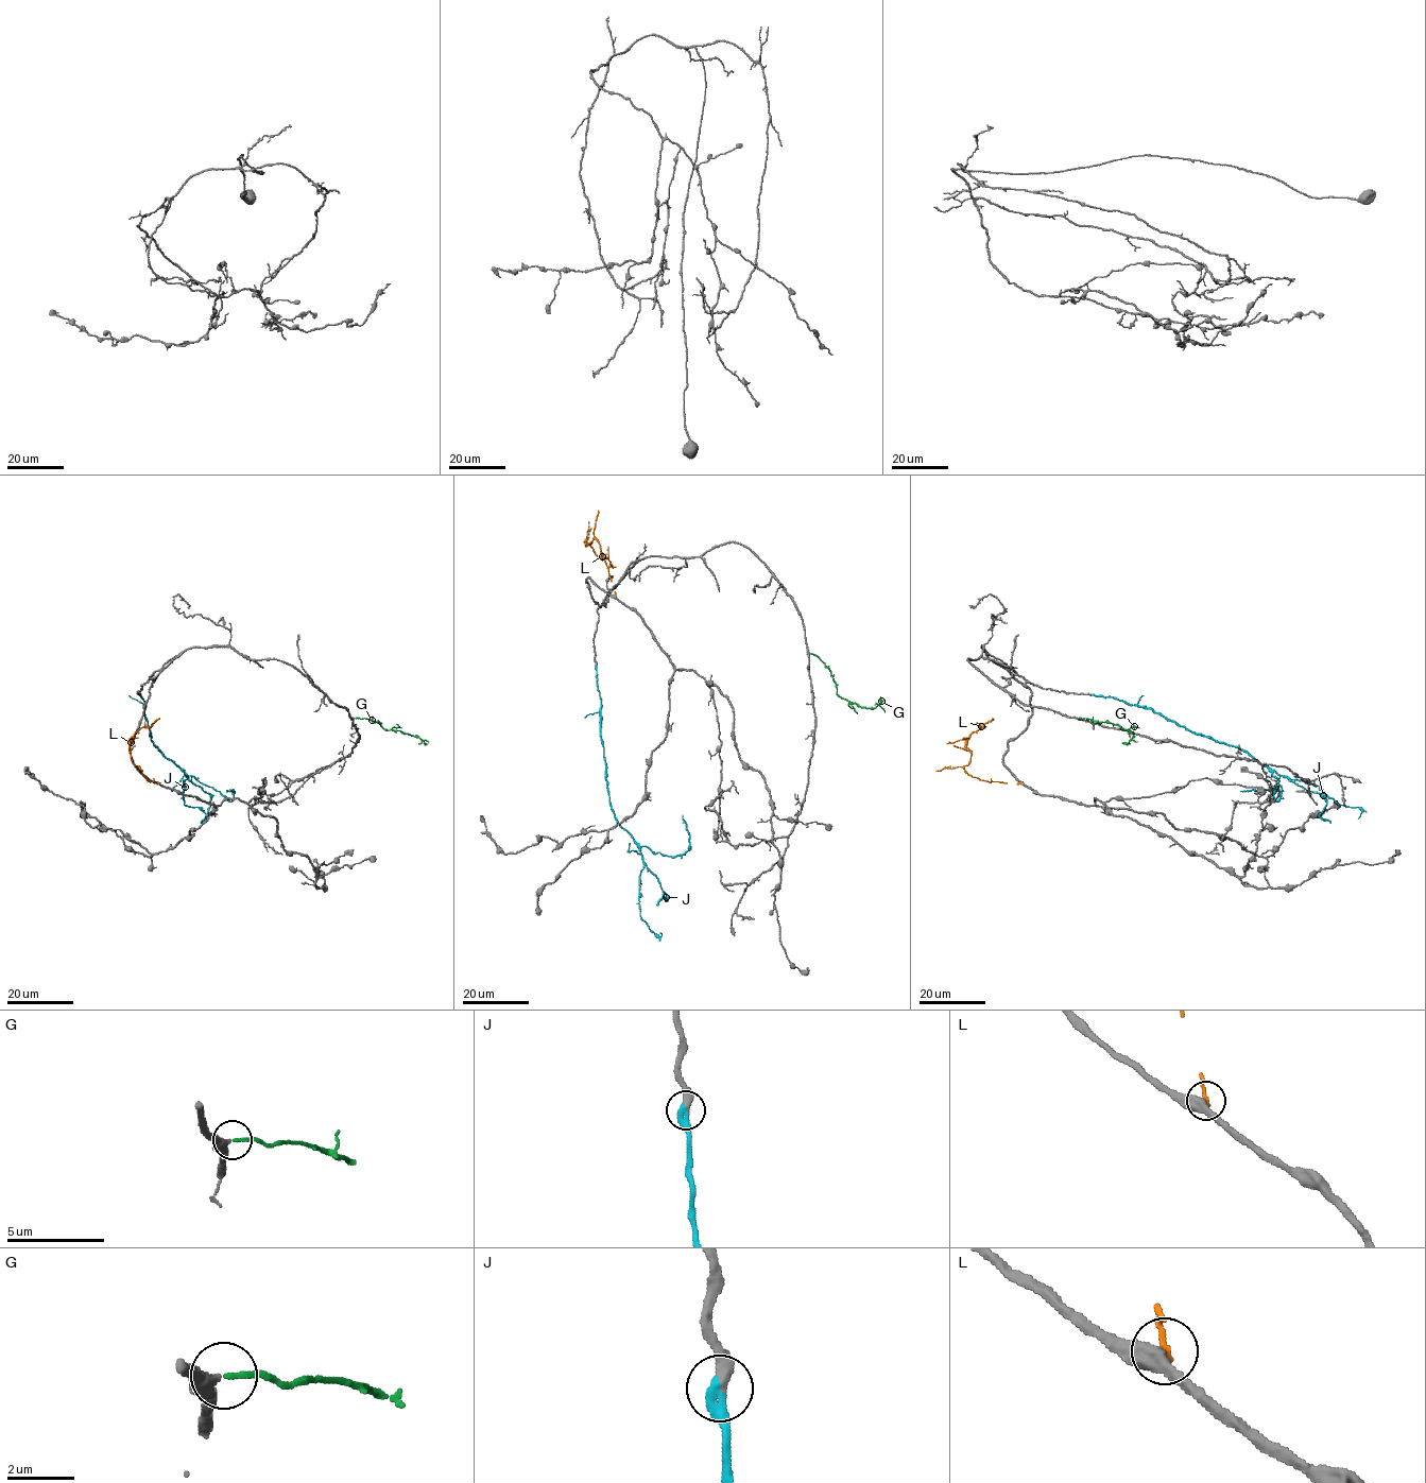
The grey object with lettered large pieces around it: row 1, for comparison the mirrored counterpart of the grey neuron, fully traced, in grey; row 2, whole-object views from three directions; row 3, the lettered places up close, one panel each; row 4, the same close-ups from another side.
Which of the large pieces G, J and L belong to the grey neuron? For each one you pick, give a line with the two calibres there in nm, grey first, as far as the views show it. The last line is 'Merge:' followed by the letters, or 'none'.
G: calibres 400 and 170 nm
J: calibres 320 and 340 nm
Merge: G, J

